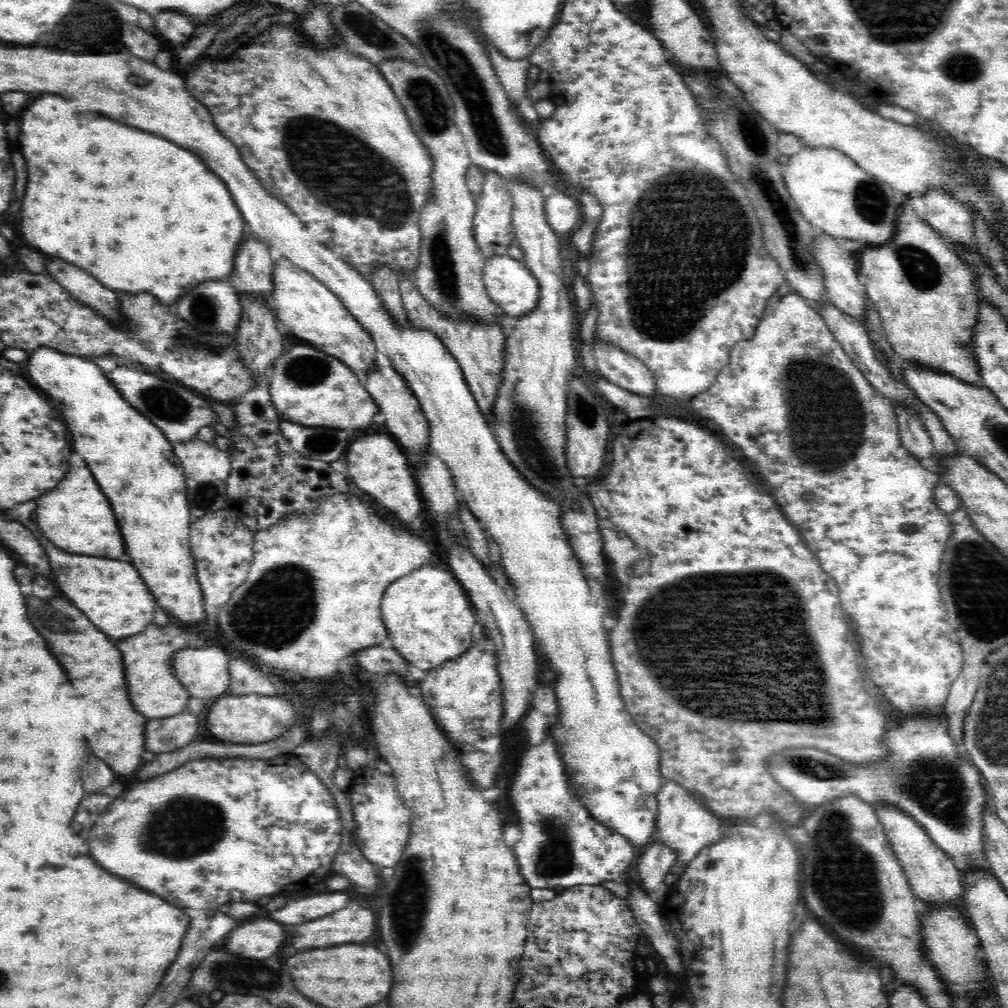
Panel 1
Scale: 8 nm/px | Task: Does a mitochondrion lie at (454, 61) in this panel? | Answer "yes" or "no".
yes

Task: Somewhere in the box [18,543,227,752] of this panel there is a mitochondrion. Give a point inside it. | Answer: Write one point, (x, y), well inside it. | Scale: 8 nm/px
(54, 620)

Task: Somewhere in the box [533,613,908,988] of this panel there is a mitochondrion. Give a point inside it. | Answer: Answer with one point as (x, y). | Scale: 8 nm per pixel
(844, 879)

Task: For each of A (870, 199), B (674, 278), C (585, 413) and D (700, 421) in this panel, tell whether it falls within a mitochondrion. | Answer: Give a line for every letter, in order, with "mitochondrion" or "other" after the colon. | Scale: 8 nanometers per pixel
A: mitochondrion
B: mitochondrion
C: mitochondrion
D: other

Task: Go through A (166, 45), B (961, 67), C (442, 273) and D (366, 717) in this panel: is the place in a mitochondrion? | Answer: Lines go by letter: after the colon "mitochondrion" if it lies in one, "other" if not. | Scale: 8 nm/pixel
A: other
B: mitochondrion
C: mitochondrion
D: other

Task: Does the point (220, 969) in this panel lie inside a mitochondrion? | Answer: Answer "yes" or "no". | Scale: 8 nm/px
yes

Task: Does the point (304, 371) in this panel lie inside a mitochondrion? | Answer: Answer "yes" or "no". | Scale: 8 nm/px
yes

